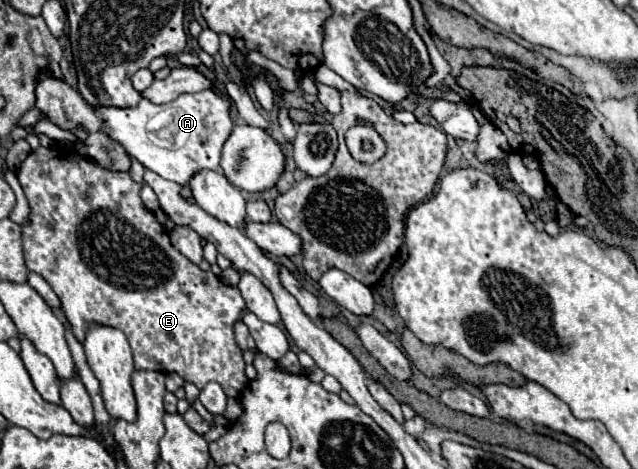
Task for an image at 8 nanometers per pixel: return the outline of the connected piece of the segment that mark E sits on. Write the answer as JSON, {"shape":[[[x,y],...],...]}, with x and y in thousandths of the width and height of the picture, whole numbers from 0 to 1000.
{"shape":[[[60,313],[56,322],[50,322],[34,343],[34,352],[28,356],[25,373],[31,382],[31,394],[34,394],[38,412],[41,412],[44,433],[47,433],[47,446],[50,446],[47,475],[34,484],[34,514],[38,514],[38,552],[41,552],[41,565],[44,565],[44,574],[50,582],[60,582],[63,591],[69,591],[72,603],[82,612],[82,620],[91,629],[94,659],[97,659],[100,676],[107,680],[116,719],[125,731],[132,731],[135,710],[138,710],[138,701],[141,701],[144,689],[188,701],[201,719],[201,731],[204,731],[204,740],[210,748],[210,774],[213,774],[213,787],[216,791],[279,795],[288,812],[304,817],[310,829],[317,829],[329,812],[339,812],[339,817],[348,821],[348,829],[354,834],[357,846],[376,846],[379,829],[389,821],[389,804],[382,795],[386,774],[379,765],[379,744],[370,736],[370,723],[367,723],[367,689],[382,676],[386,646],[382,646],[382,638],[379,638],[379,629],[376,629],[376,620],[370,612],[351,608],[332,578],[317,578],[310,565],[298,561],[279,531],[273,531],[266,522],[266,510],[263,510],[260,488],[245,471],[245,463],[219,429],[219,399],[223,399],[219,390],[207,386],[207,377],[201,369],[166,365],[166,360],[154,356],[150,348],[141,348],[138,339],[129,339],[113,318],[107,318],[107,339],[103,339],[100,330],[91,326],[91,318],[82,318],[82,313]]]}

